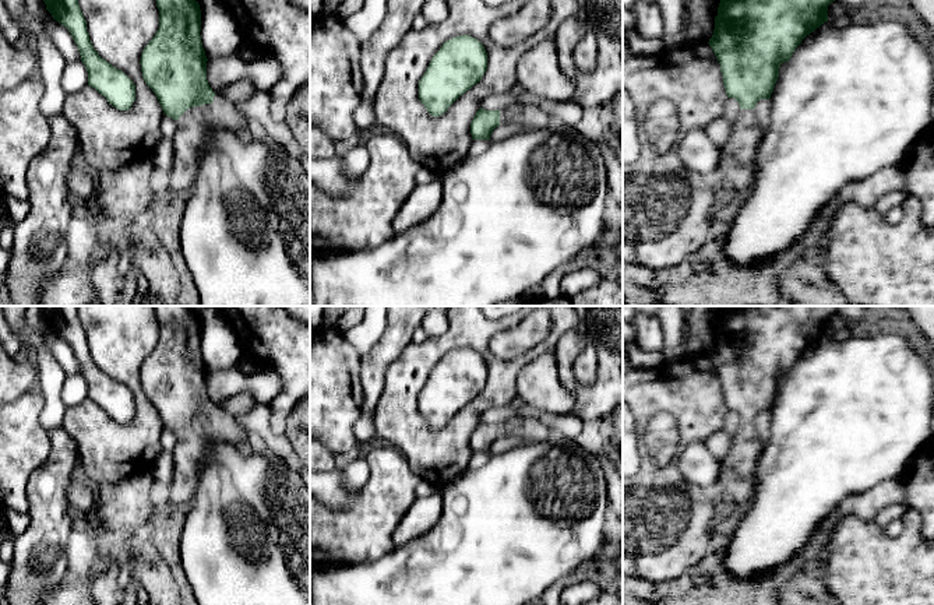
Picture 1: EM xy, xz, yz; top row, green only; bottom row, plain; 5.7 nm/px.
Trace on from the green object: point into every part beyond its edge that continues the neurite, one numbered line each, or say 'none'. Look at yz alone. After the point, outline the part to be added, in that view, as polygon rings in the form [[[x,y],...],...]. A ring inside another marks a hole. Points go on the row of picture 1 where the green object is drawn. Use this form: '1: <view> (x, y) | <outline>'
1: yz (736, 172) | [[[740,109],[732,123],[730,137],[720,148],[716,187],[732,191],[748,190],[755,177],[755,151],[762,138],[755,109]]]

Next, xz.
1: xz (531, 118) | [[[515,103],[510,108],[500,110],[500,126],[514,123],[524,126],[528,130],[542,129],[553,124],[549,113],[532,105]]]

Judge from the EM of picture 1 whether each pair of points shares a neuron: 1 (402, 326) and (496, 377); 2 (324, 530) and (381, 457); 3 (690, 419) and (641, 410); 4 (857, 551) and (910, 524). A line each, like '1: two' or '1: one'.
1: two
2: one
3: one
4: one

